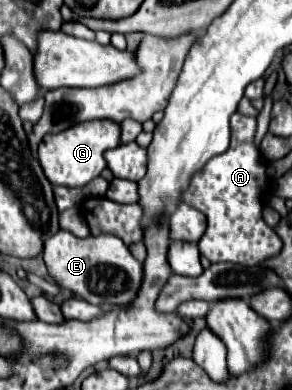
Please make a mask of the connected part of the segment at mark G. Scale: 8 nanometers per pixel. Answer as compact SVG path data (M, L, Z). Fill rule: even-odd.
M85 121L83 125L73 125L71 129L43 137L43 141L39 143L39 163L43 165L45 177L51 181L51 185L87 185L91 179L99 177L99 173L107 167L103 153L121 143L119 135L121 127L115 121Z

